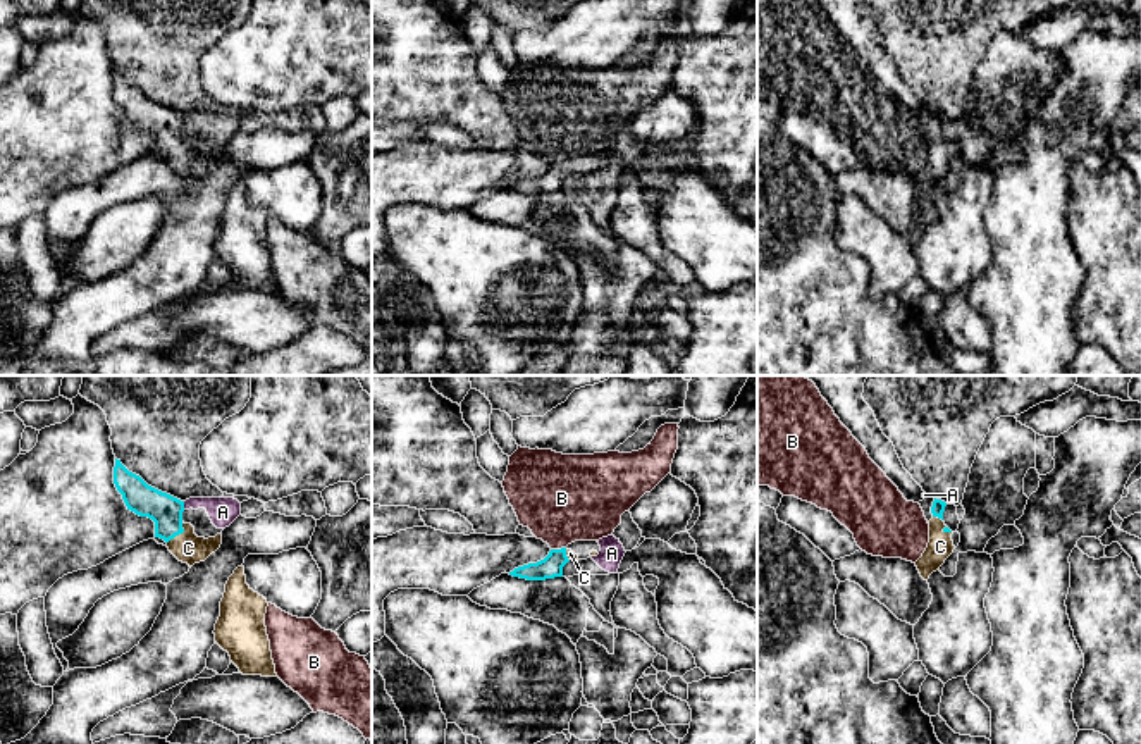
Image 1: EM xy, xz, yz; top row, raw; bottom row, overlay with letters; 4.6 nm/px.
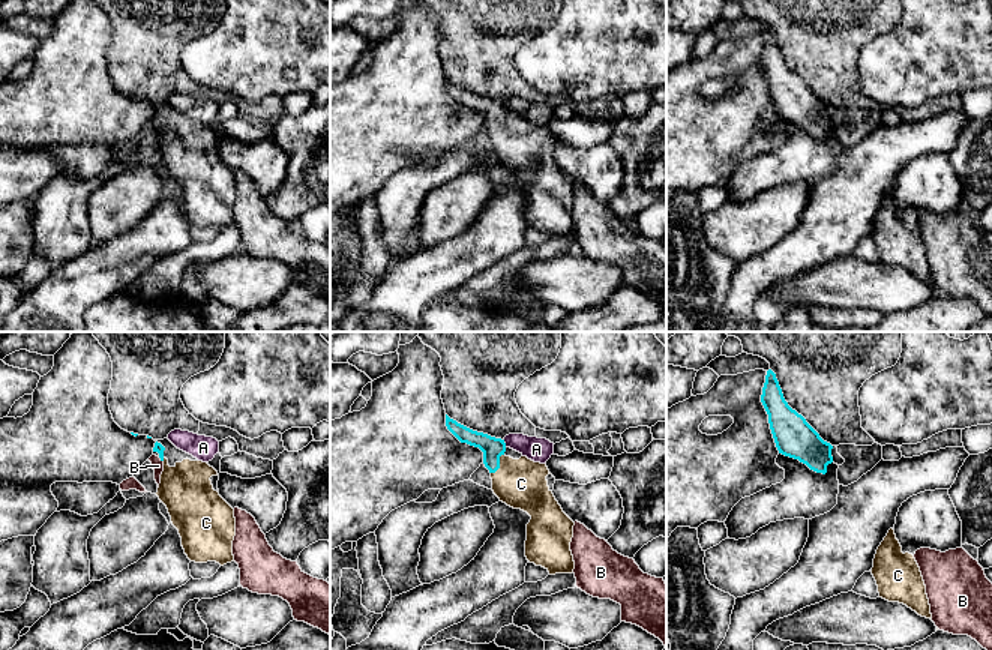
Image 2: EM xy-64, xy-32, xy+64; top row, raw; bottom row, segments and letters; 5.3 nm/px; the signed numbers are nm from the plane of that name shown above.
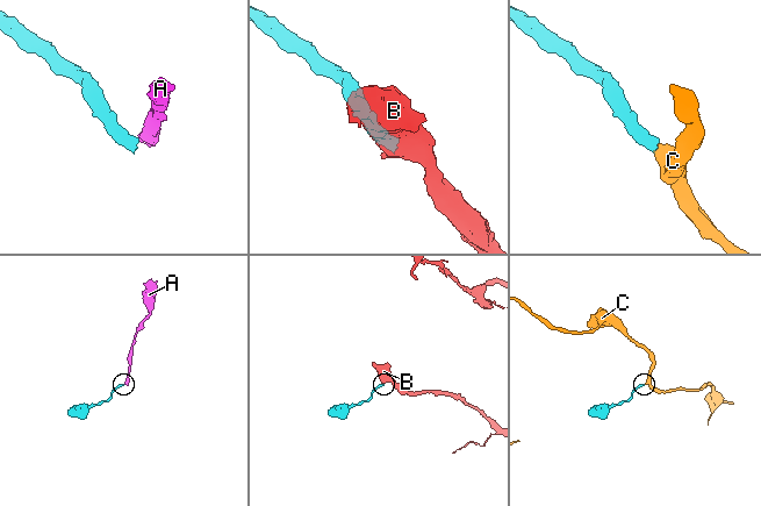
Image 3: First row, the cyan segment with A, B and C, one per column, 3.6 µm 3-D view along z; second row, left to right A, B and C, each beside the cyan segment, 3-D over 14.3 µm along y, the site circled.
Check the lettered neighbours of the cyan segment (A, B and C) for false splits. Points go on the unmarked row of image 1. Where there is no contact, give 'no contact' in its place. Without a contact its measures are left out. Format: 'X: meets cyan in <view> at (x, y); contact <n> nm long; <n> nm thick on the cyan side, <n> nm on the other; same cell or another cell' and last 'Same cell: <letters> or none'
A: meets cyan in xy at (183, 119); contact 40 nm long; 150 nm thick on the cyan side, 140 nm on the other; another cell
B: meets cyan in xz at (558, 164); contact 70 nm long; 100 nm thick on the cyan side, 420 nm on the other; another cell
C: meets cyan in xy at (179, 147); contact 130 nm long; 150 nm thick on the cyan side, 140 nm on the other; same cell
Same cell: C

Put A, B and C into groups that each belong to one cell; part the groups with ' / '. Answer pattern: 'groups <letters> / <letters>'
groups A / B / C

